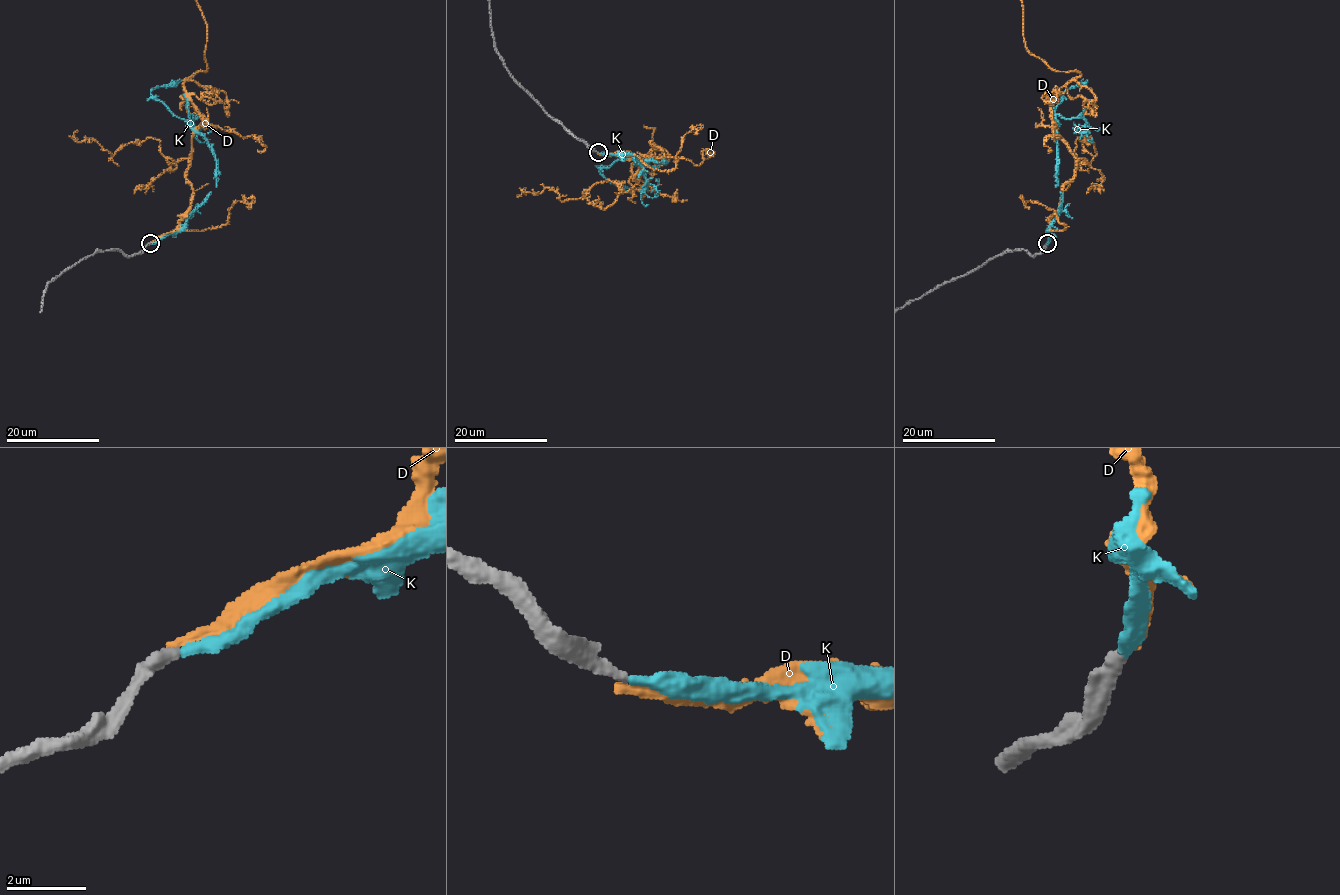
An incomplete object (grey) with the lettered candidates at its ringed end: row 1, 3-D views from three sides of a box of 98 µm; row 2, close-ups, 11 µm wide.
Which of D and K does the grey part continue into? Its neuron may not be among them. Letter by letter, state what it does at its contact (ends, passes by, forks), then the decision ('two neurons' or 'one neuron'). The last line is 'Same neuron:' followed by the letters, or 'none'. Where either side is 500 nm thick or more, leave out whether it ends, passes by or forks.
D: it ends | two neurons
K: it ends | one neuron
Same neuron: K

